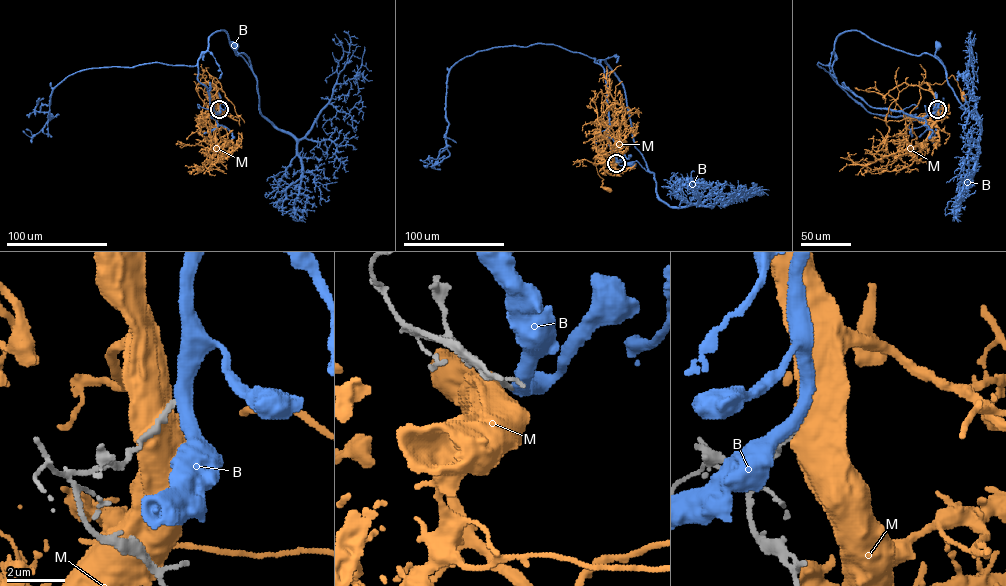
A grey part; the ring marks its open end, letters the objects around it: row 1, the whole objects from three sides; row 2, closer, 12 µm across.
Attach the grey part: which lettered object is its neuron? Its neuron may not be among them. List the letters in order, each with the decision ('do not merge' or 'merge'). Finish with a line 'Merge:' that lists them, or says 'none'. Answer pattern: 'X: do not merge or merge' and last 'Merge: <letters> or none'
B: do not merge
M: do not merge
Merge: none

